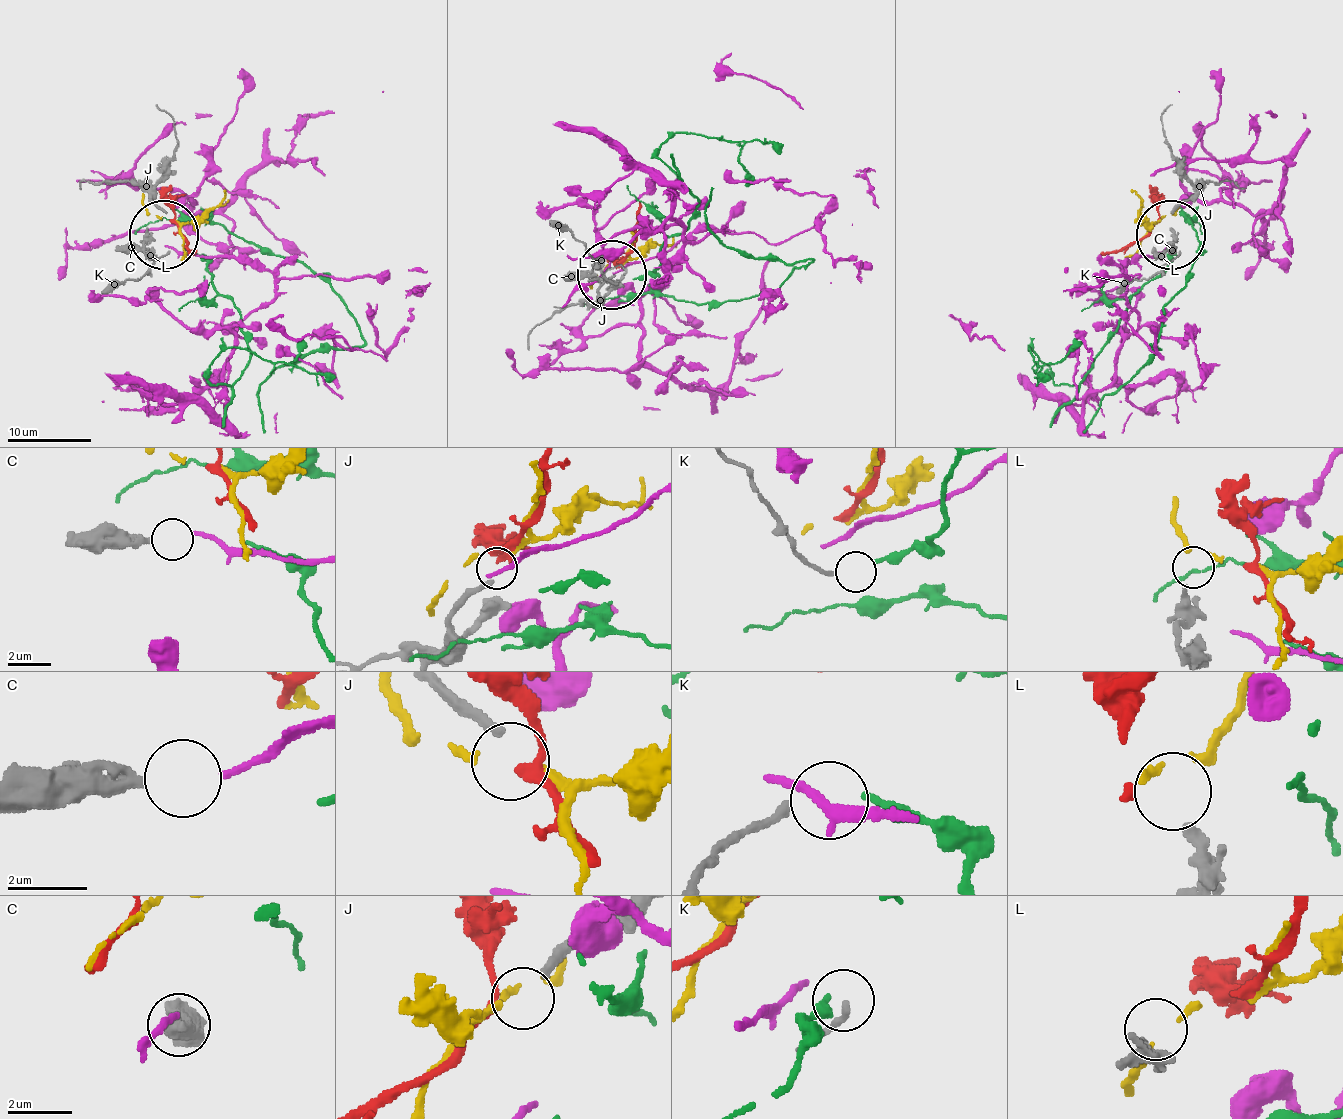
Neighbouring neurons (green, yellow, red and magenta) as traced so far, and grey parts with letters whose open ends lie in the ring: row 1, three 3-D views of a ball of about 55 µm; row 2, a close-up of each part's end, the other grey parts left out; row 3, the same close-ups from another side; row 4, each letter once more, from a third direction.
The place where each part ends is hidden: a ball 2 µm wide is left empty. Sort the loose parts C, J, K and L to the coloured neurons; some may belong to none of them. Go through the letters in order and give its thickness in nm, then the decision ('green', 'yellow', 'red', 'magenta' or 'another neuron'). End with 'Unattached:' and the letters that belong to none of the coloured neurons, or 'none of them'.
C: 360 nm thick; magenta
J: 240 nm thick; red
K: 200 nm thick; green
L: 280 nm thick; yellow
Unattached: none of them

